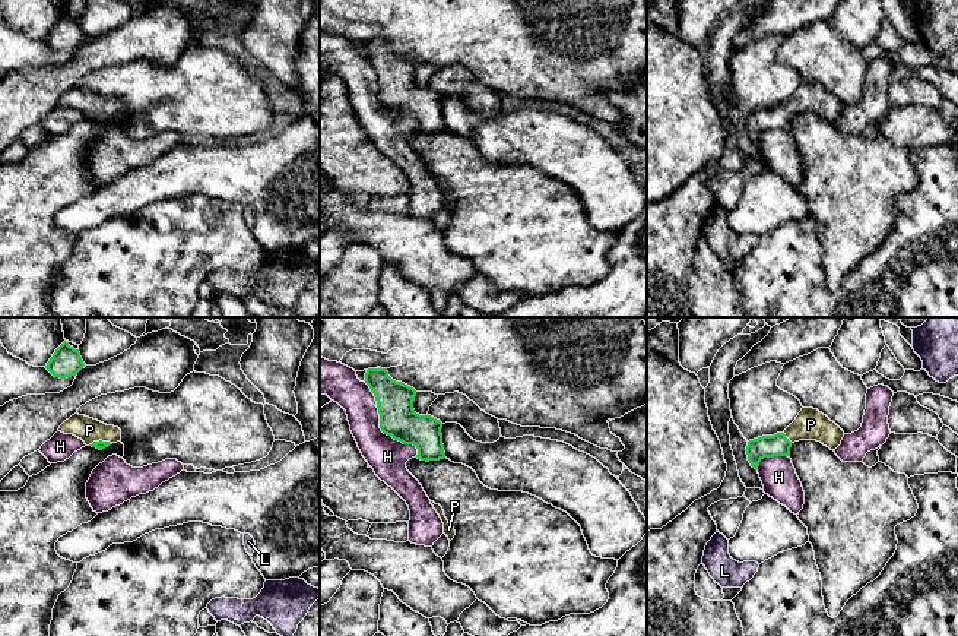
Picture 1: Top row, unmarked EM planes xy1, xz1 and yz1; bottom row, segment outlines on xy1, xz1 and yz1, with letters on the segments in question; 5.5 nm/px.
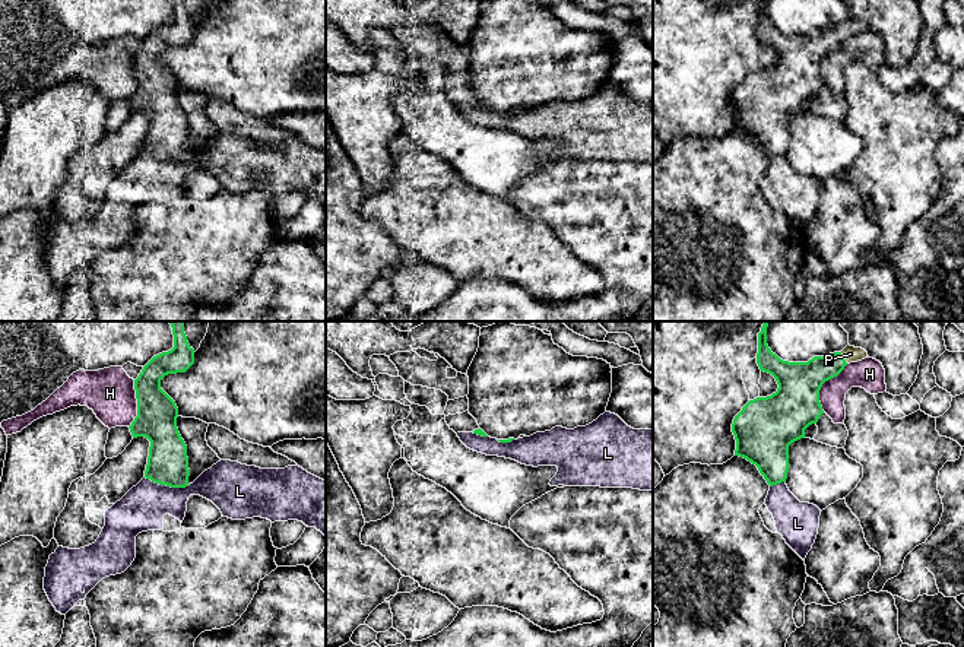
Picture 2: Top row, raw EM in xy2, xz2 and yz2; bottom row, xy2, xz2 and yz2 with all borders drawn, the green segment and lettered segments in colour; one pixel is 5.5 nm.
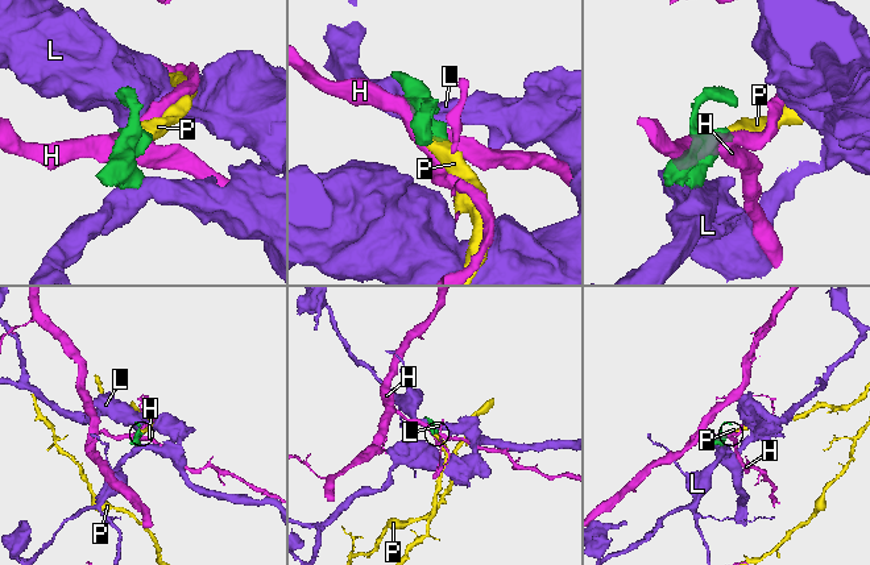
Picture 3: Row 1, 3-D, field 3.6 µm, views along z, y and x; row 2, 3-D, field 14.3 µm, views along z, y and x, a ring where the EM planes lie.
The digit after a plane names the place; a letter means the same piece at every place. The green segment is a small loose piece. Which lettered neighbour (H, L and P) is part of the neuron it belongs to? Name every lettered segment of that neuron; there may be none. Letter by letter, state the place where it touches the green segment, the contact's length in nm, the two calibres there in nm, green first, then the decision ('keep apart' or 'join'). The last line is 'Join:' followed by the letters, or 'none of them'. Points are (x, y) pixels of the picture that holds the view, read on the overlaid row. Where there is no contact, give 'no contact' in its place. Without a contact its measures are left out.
H: meets green in xz1 at (380, 427); contact 500 nm long; 200 nm thick on the green side, 200 nm on the other; keep apart
L: meets green in xy2 at (167, 485); contact 260 nm long; 220 nm thick on the green side, 240 nm on the other; keep apart
P: meets green in xy1 at (100, 440); contact 140 nm long; 50 nm thick on the green side, 140 nm on the other; join
Join: P

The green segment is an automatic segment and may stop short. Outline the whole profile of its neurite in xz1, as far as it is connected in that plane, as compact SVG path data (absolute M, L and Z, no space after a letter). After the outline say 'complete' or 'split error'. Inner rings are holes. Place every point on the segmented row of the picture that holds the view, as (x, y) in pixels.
M368 368L365 383L375 396L380 428L403 444L413 444L421 461L445 458L442 423L431 415L419 415L413 409L416 390L388 376L387 368Z; complete

